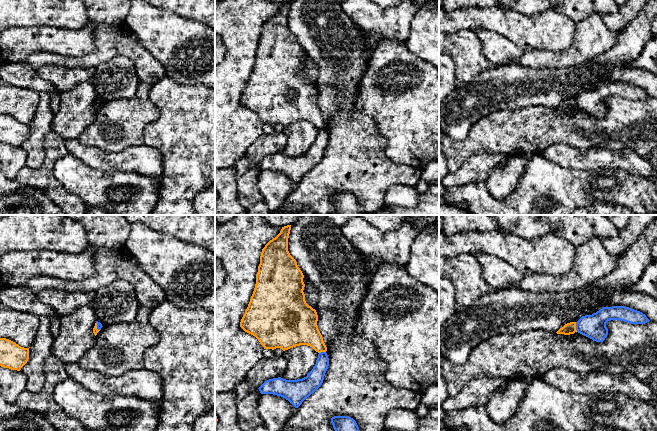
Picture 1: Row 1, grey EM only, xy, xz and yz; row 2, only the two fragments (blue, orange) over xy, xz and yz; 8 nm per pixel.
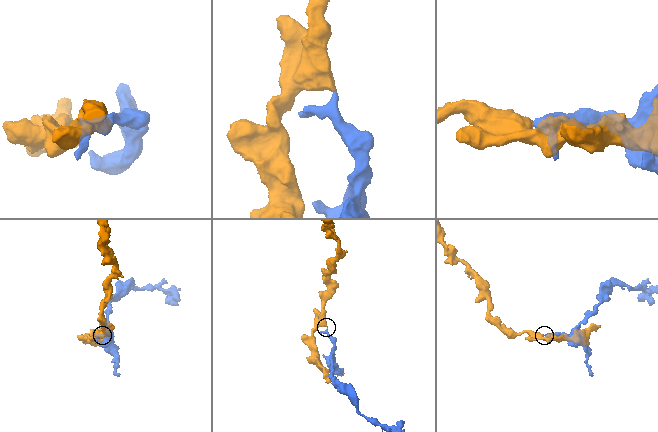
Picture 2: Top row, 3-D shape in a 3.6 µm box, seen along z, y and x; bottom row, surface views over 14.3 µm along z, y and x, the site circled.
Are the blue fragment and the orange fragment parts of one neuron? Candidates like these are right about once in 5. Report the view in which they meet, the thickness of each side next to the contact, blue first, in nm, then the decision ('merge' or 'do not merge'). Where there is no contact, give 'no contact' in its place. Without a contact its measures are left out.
yz | 190/100 nm | do not merge

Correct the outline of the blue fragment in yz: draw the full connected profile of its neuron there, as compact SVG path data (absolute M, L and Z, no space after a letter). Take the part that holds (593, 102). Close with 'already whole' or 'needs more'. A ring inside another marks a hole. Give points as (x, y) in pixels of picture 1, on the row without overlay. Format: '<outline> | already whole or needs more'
M603 83L592 91L582 92L576 98L576 106L593 117L603 118L608 111L606 99L610 96L621 96L630 100L645 100L650 97L645 90L629 83Z | already whole

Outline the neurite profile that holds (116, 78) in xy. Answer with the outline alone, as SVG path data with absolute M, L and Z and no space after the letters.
M115 56L97 66L91 79L96 97L102 102L133 98L139 85L134 63L126 56Z

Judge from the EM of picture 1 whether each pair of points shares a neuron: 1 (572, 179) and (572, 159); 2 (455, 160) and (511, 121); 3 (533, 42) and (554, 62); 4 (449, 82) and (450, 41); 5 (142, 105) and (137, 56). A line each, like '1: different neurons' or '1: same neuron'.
1: different neurons
2: same neuron
3: different neurons
4: different neurons
5: different neurons

